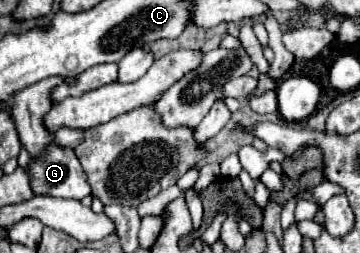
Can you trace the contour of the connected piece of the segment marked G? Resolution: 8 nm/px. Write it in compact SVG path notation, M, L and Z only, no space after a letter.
M51 142L41 156L29 160L27 174L35 196L57 196L83 200L91 194L87 176L71 148L57 148Z

